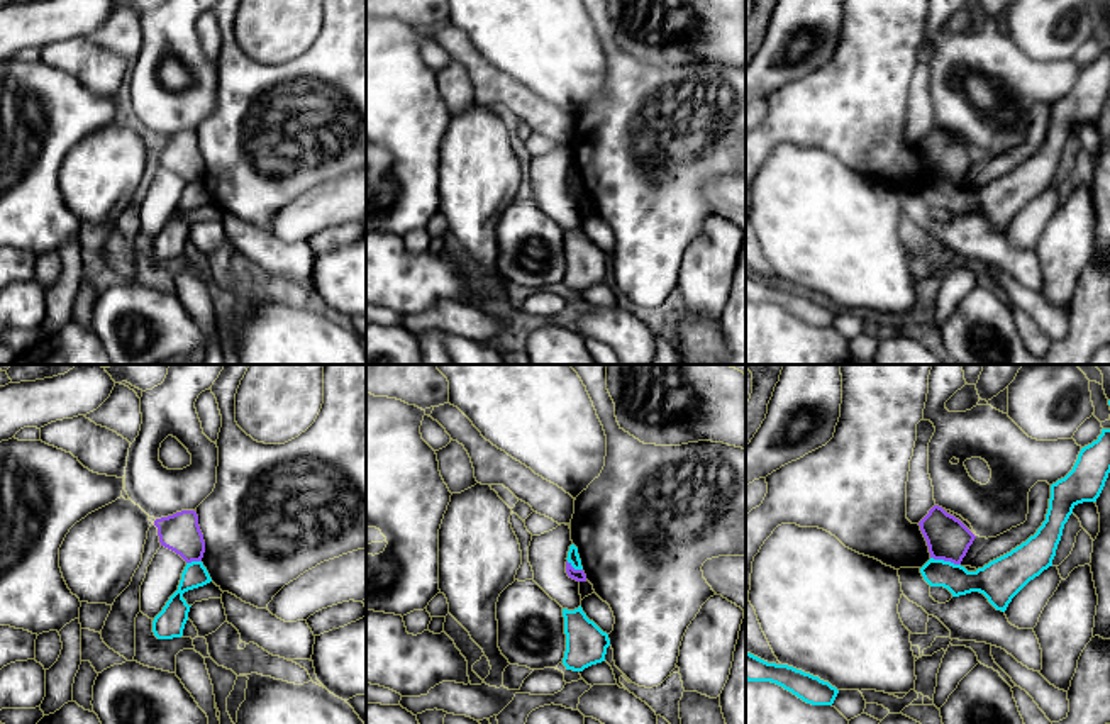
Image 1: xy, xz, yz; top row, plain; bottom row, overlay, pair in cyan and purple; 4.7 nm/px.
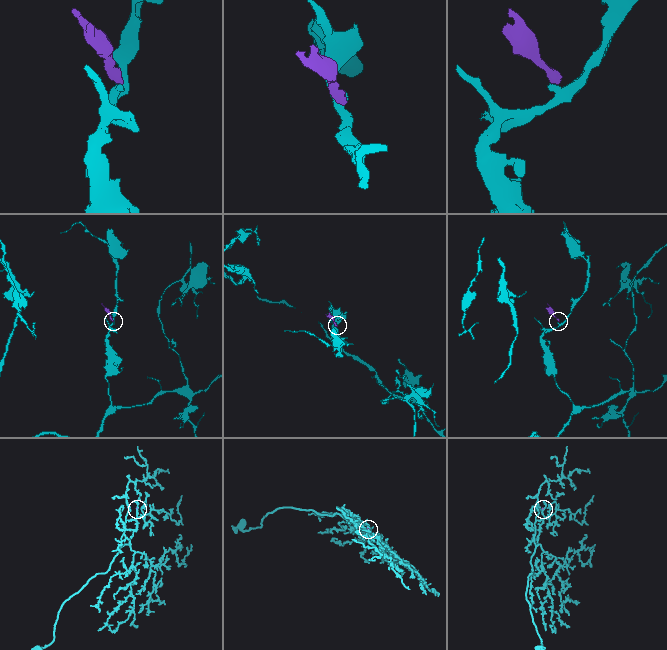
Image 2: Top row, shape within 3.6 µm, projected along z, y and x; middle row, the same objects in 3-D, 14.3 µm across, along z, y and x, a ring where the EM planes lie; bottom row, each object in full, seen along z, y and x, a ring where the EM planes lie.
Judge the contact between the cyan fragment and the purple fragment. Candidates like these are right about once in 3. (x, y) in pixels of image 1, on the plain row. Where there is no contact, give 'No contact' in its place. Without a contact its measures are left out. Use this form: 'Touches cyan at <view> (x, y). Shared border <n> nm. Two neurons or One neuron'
Touches cyan at yz (946, 182). Shared border 150 nm. Two neurons

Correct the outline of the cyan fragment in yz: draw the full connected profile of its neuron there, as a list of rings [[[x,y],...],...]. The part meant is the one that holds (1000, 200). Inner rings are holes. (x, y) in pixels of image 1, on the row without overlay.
[[[1102,49],[1096,61],[1081,68],[1073,90],[1051,105],[1046,141],[1034,156],[976,192],[930,178],[920,188],[924,200],[930,207],[947,209],[952,217],[980,212],[996,231],[1005,232],[1012,219],[1030,200],[1052,187],[1064,144],[1073,129],[1083,122],[1096,122],[1108,93],[1110,49]]]

